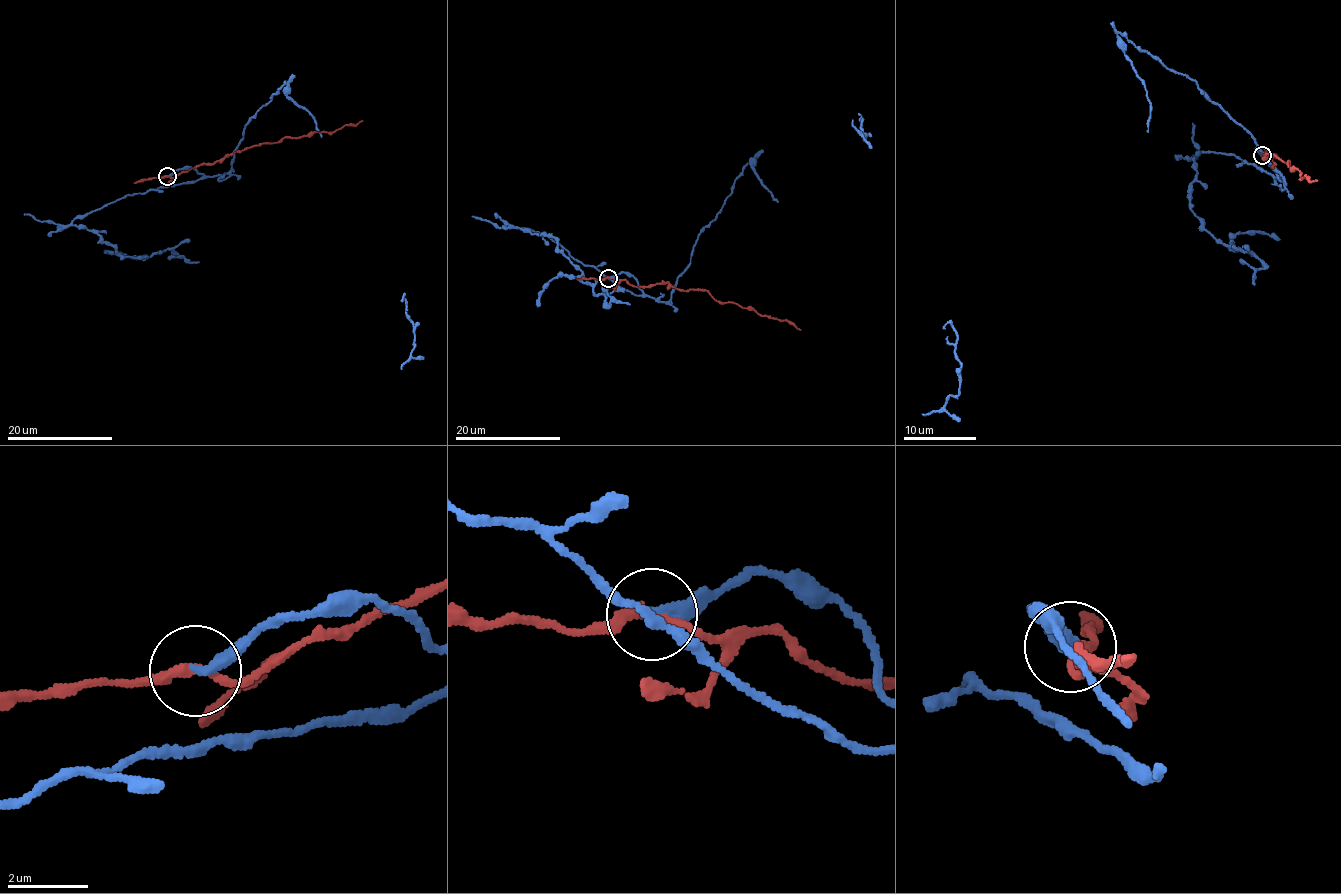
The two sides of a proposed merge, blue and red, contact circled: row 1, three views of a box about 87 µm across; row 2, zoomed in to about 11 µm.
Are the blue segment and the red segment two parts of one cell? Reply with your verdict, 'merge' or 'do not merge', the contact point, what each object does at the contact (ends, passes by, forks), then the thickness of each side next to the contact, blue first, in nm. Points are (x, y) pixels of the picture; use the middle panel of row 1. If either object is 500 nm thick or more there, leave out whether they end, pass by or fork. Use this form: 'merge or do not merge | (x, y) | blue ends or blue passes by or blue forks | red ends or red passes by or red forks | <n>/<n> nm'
do not merge | (608, 278) | blue ends | red passes by | 320/240 nm

